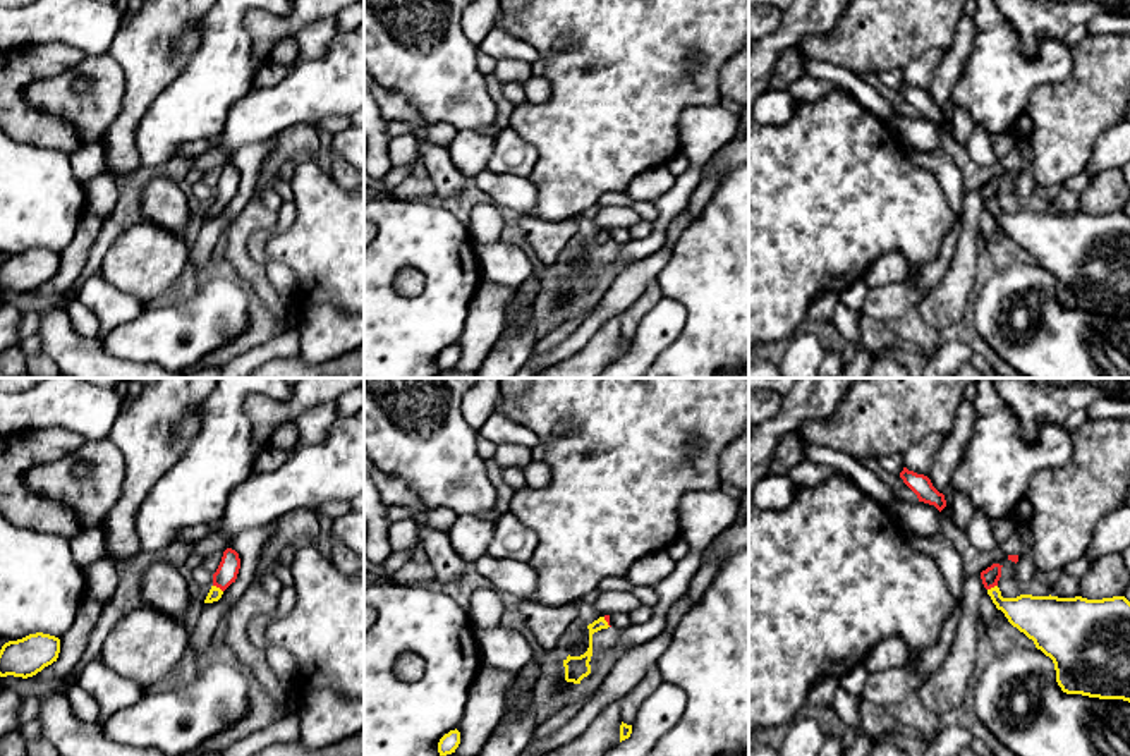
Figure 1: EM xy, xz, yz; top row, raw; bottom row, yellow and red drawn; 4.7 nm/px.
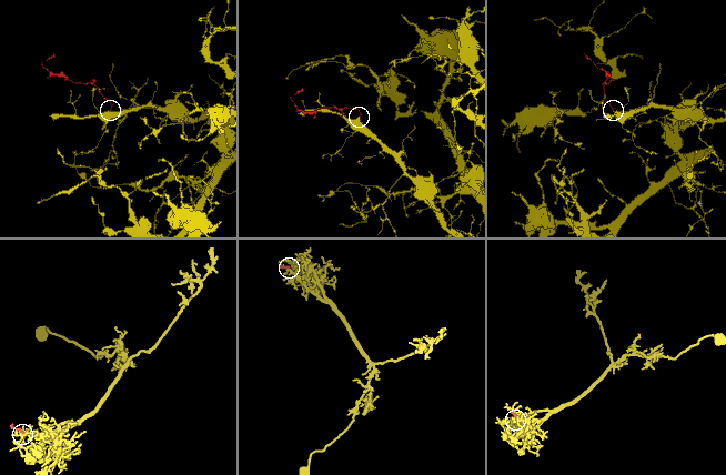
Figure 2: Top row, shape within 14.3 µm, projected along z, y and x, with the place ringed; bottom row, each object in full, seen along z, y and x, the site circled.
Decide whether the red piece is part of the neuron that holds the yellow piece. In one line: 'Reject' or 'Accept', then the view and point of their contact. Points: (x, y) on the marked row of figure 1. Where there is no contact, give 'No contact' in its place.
Accept. Touches yellow at xy (218, 588)

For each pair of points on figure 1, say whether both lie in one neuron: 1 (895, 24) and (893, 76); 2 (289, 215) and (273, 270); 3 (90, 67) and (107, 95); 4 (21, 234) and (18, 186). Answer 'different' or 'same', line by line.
1: different
2: different
3: same
4: same

